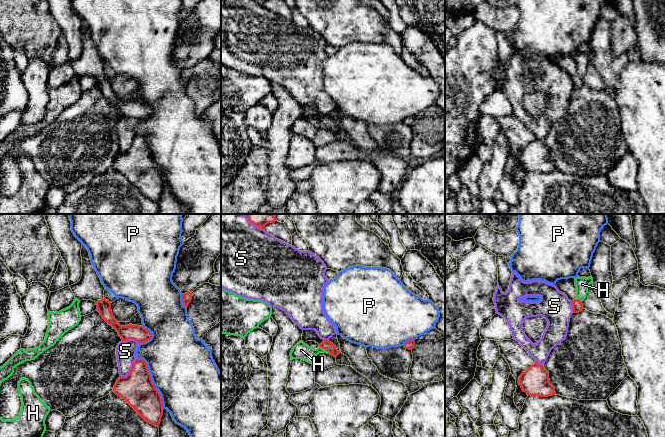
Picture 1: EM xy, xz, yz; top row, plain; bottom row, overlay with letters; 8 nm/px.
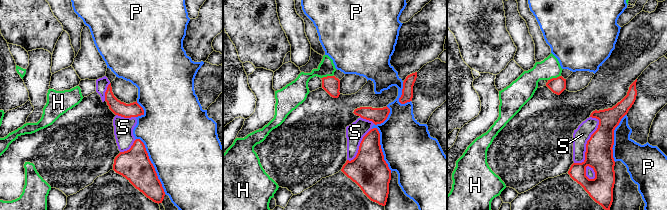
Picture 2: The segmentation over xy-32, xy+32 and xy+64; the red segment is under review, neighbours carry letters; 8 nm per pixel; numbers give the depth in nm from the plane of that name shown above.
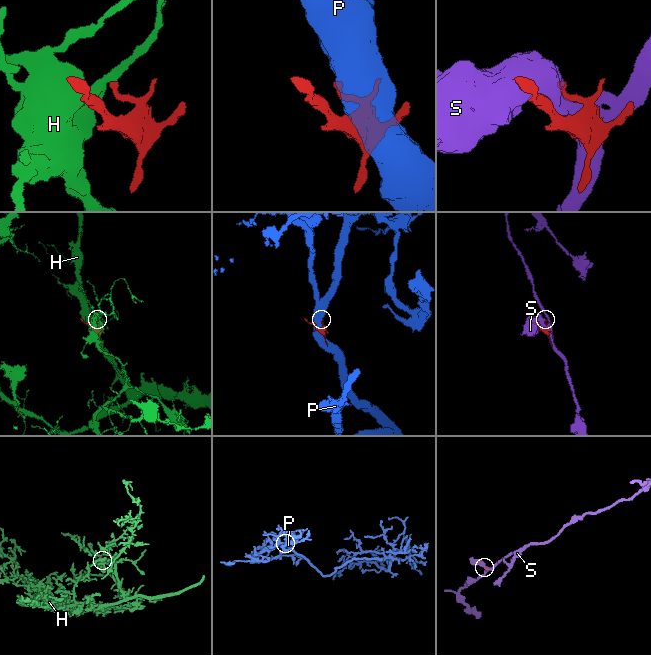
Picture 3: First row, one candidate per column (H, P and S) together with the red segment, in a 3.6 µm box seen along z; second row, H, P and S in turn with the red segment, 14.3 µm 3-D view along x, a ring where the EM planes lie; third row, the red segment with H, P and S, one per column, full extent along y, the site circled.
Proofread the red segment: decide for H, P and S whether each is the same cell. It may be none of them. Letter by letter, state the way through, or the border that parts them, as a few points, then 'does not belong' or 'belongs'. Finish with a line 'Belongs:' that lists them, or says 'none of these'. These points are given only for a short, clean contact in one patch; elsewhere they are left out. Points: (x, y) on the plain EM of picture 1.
H: border along xz (319, 122), (330, 129); does not belong
P: does not belong
S: does not belong
Belongs: none of these

